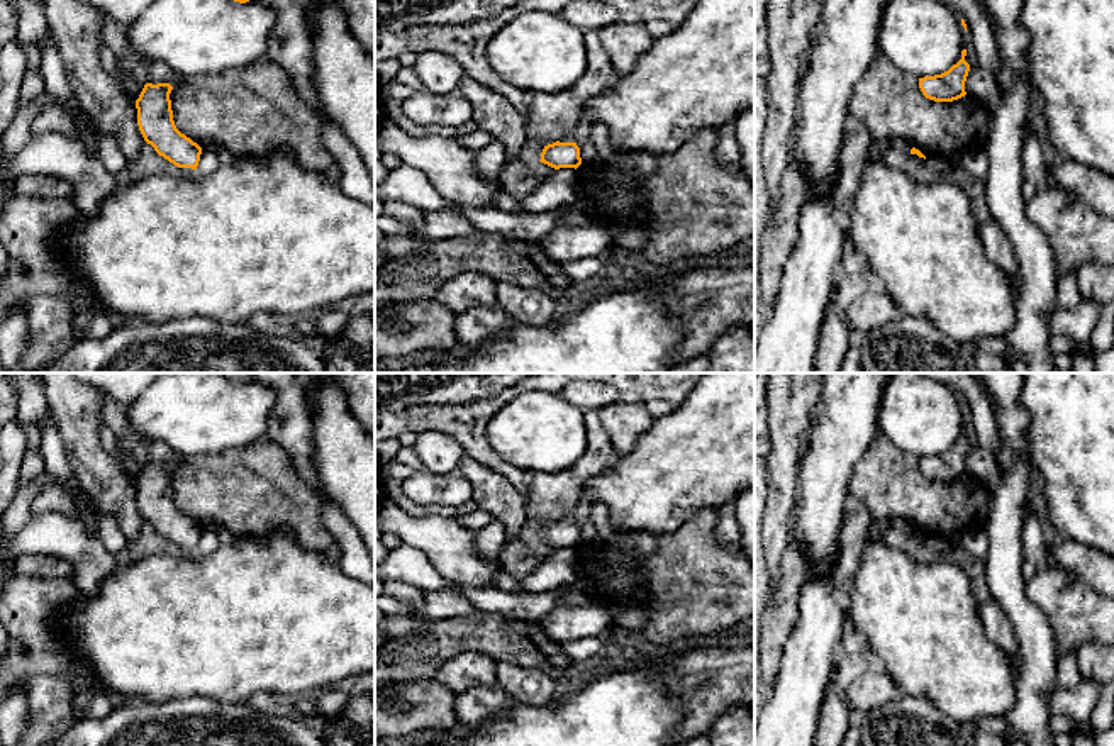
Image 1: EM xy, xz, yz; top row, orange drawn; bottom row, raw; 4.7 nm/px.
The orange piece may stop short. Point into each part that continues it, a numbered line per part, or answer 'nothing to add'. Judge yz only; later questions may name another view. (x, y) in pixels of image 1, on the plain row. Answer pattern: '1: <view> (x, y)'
nothing to add

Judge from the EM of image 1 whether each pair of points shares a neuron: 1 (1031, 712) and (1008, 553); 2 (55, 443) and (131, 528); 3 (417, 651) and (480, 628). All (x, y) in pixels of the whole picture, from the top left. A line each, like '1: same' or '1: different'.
1: same
2: different
3: same

